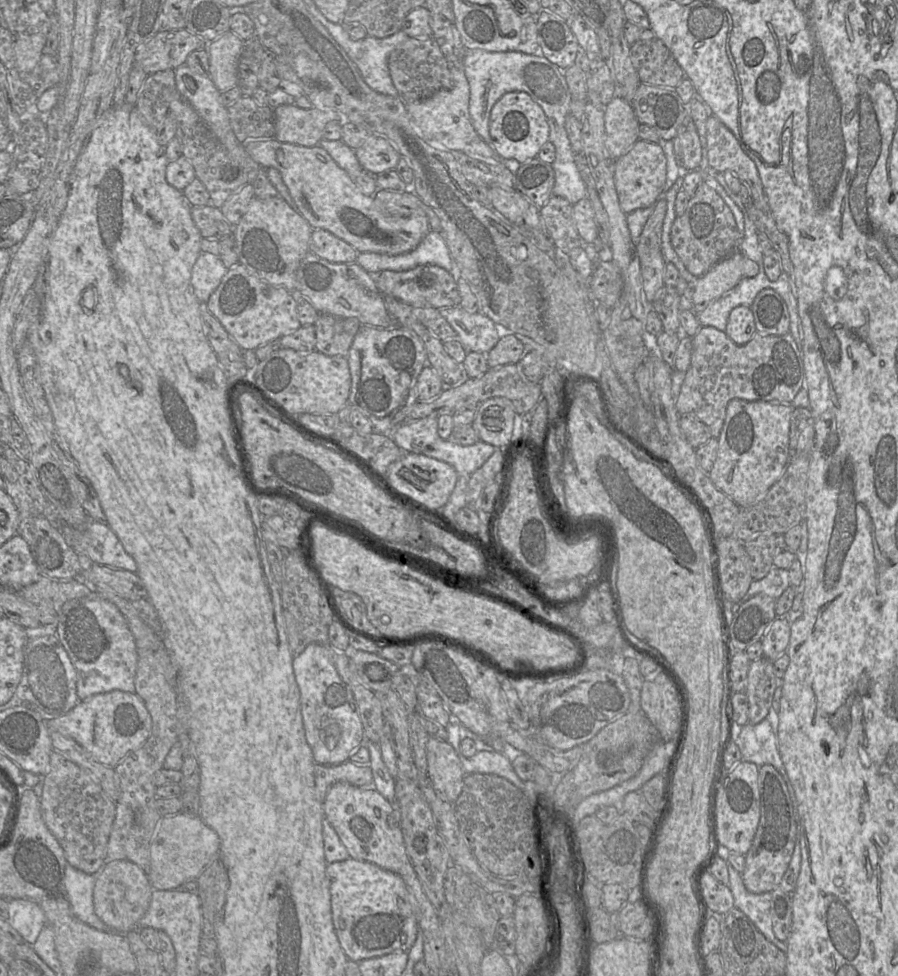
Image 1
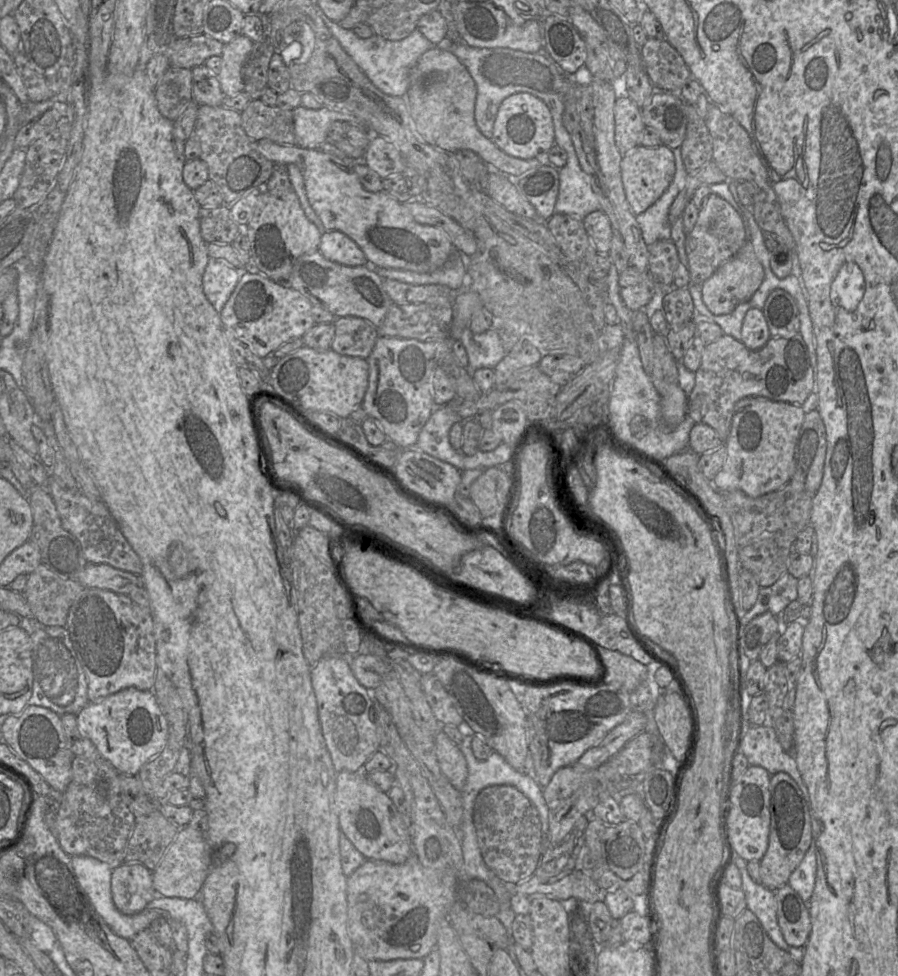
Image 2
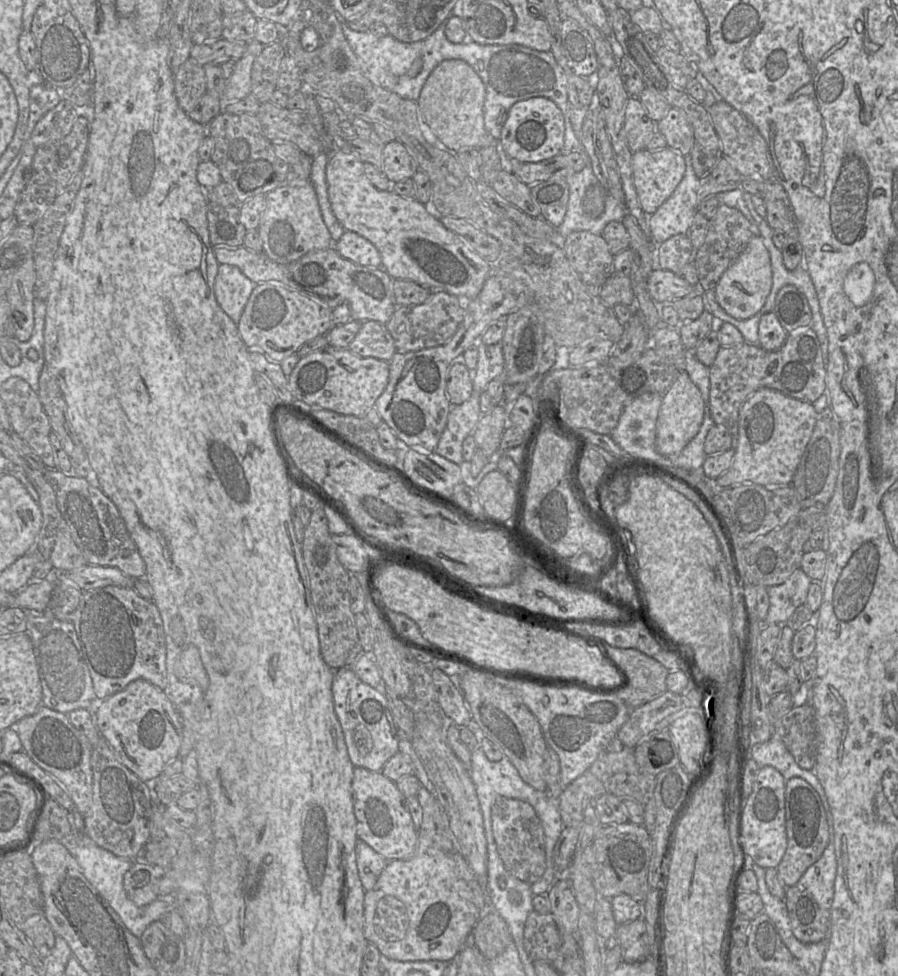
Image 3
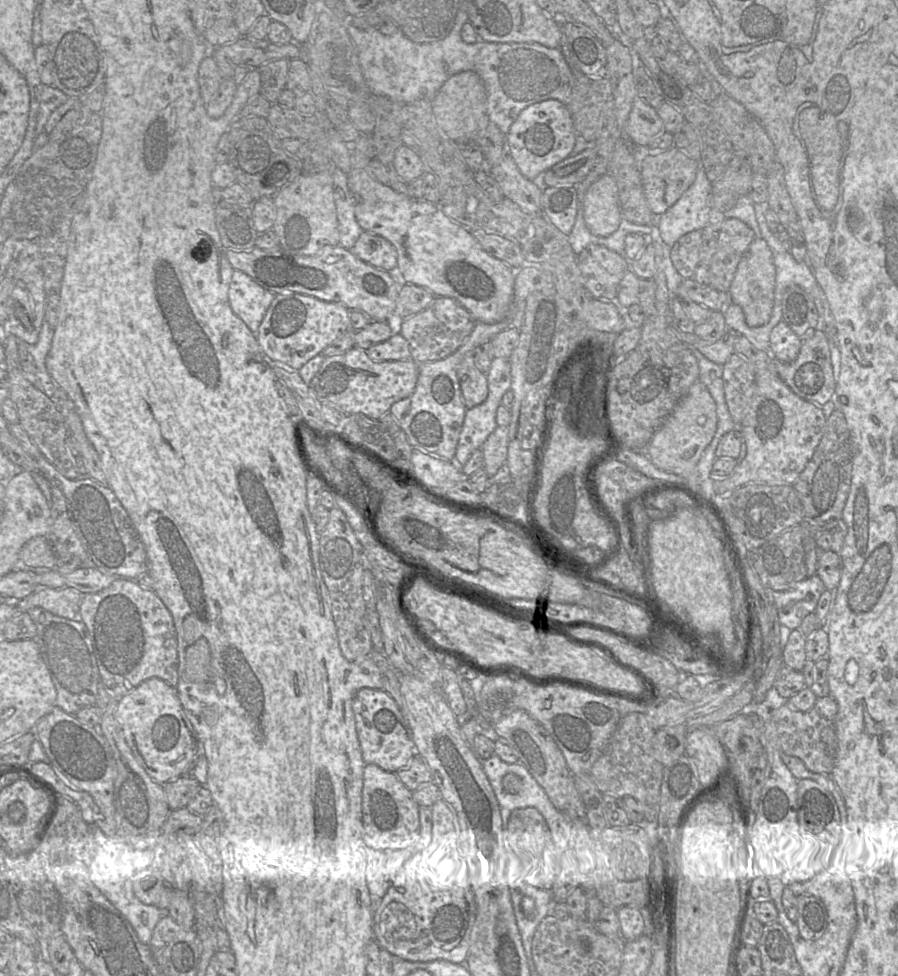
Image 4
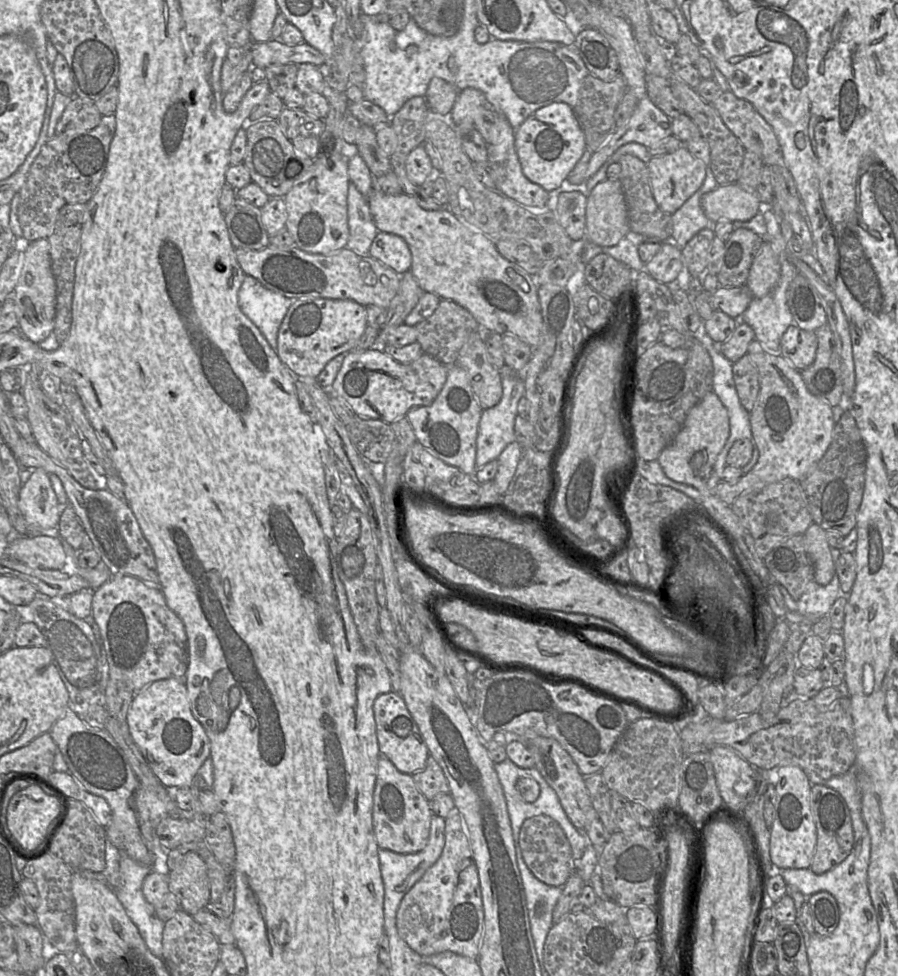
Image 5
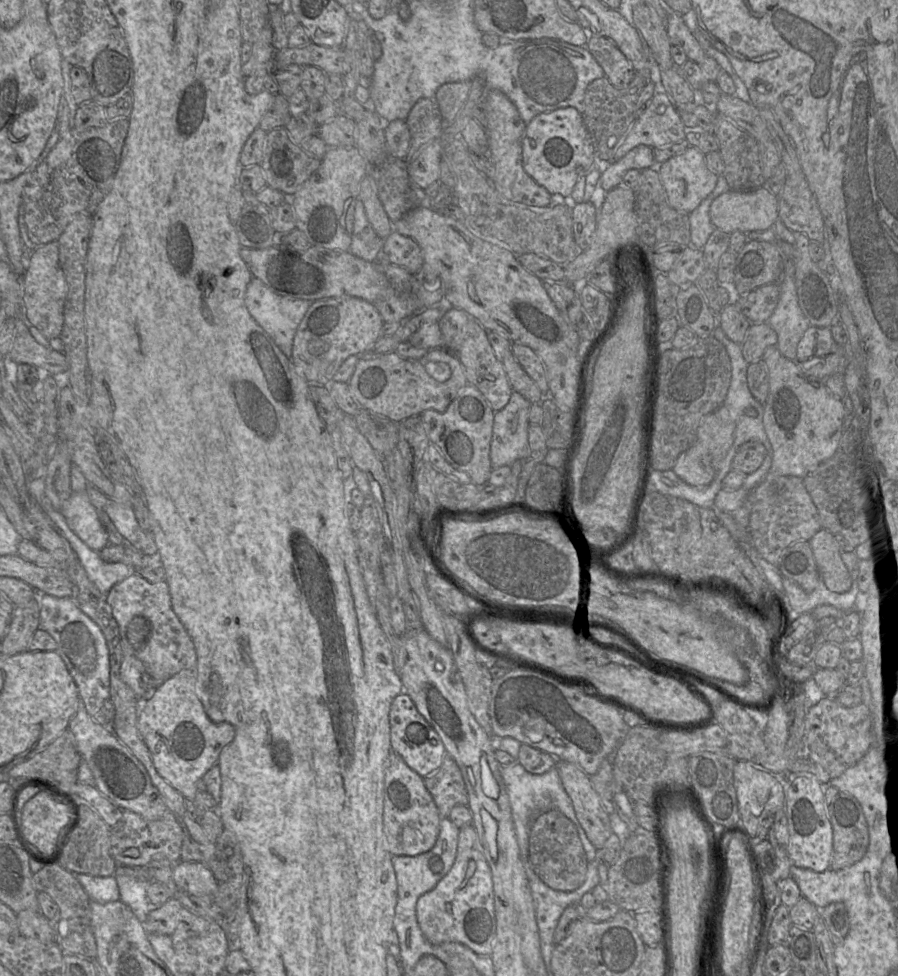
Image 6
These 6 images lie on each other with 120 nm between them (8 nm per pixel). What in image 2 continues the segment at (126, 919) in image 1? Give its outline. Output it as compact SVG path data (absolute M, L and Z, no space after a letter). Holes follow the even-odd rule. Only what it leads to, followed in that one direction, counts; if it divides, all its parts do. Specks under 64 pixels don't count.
M125 861L113 867L111 893L115 906L127 915L141 912L154 899L153 871L141 863Z

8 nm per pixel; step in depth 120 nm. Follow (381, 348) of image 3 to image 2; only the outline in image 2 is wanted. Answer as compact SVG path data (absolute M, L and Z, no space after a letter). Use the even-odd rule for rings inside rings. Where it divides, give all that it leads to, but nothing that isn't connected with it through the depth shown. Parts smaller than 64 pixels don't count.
M337 317L333 325L335 335L331 350L346 356L367 359L380 336L377 327L360 317Z

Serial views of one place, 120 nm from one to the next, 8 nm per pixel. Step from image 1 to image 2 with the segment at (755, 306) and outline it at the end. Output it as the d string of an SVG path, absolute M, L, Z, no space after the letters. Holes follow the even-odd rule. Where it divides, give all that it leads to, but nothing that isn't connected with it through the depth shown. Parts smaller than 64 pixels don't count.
M774 289L761 309L771 337L789 337L799 332L800 319L796 300L785 290Z

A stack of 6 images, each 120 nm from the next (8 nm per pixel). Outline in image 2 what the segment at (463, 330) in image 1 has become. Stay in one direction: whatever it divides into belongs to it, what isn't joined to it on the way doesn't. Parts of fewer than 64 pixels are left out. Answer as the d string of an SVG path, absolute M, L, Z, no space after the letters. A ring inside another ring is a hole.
M466 328L461 334L460 341L467 350L469 358L467 370L471 375L479 368L494 369L506 355L496 328L480 334Z

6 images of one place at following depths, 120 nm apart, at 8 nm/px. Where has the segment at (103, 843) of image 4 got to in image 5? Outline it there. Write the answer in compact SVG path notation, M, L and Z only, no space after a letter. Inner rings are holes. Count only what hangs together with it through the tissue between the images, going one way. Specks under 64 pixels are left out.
M120 852L120 883L113 891L136 925L147 948L155 957L162 959L164 922L157 917L154 906L145 900L142 892L143 881L152 871L152 868L141 865Z

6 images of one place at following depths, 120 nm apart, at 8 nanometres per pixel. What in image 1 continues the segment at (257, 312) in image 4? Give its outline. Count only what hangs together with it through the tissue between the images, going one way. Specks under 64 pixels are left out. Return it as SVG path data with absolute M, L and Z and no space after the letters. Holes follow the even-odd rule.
M201 251L191 272L194 293L201 303L207 303L227 270L220 257Z

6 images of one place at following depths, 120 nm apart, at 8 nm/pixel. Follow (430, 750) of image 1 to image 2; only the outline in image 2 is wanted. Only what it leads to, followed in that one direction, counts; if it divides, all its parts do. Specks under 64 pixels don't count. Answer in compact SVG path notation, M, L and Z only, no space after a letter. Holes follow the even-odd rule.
M442 730L434 740L436 756L442 773L455 789L461 791L468 777L467 762L463 753Z

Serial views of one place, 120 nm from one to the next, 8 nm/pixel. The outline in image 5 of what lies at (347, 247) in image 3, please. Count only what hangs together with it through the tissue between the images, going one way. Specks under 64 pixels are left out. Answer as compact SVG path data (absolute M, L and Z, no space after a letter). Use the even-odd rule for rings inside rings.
M379 232L376 235L370 246L369 256L397 274L410 271L412 264L411 252L406 241L395 234L385 232Z

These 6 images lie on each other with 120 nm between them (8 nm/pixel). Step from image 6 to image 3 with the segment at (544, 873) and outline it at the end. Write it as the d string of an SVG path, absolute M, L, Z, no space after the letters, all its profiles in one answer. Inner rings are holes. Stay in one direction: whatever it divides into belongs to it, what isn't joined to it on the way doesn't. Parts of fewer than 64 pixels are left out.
M500 796L491 808L491 821L497 852L507 871L526 883L536 882L545 871L545 840L534 808L525 801Z

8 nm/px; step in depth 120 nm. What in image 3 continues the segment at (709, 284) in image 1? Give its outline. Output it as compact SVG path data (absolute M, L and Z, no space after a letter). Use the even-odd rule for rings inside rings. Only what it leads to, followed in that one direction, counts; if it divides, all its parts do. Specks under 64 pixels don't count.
M753 236L744 250L722 274L715 289L718 304L727 314L745 320L758 314L771 291L772 269L767 248L760 236Z

